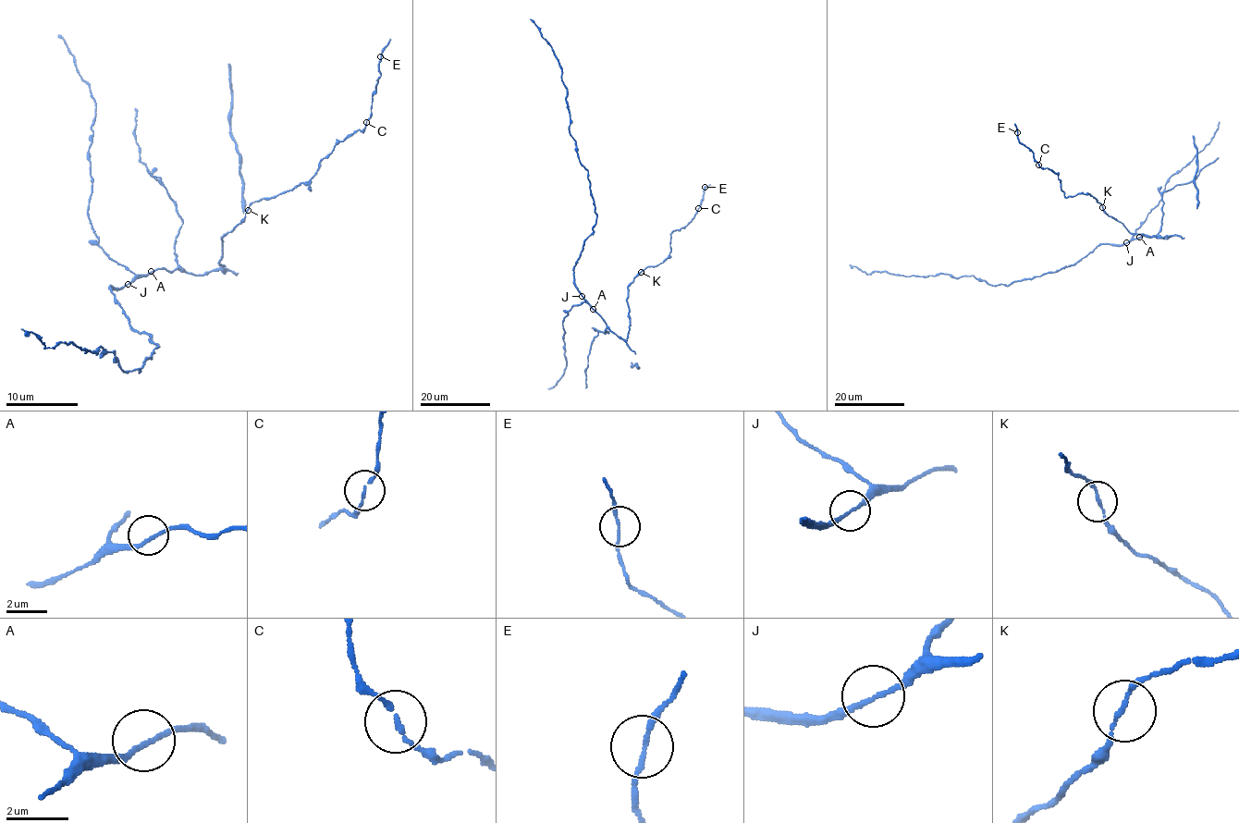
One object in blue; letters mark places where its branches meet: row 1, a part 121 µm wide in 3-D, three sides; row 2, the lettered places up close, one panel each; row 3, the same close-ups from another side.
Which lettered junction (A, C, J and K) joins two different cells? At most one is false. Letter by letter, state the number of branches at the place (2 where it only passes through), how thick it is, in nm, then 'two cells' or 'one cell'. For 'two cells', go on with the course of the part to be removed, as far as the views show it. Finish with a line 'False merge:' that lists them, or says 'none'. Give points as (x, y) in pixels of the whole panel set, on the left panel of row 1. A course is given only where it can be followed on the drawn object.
A: 2 branches meet; 140 nm thick; one cell
C: 2 branches meet; 130 nm thick; one cell
J: 2 branches meet; 120 nm thick; one cell
K: 2 branches meet; 130 nm thick; one cell
False merge: none

